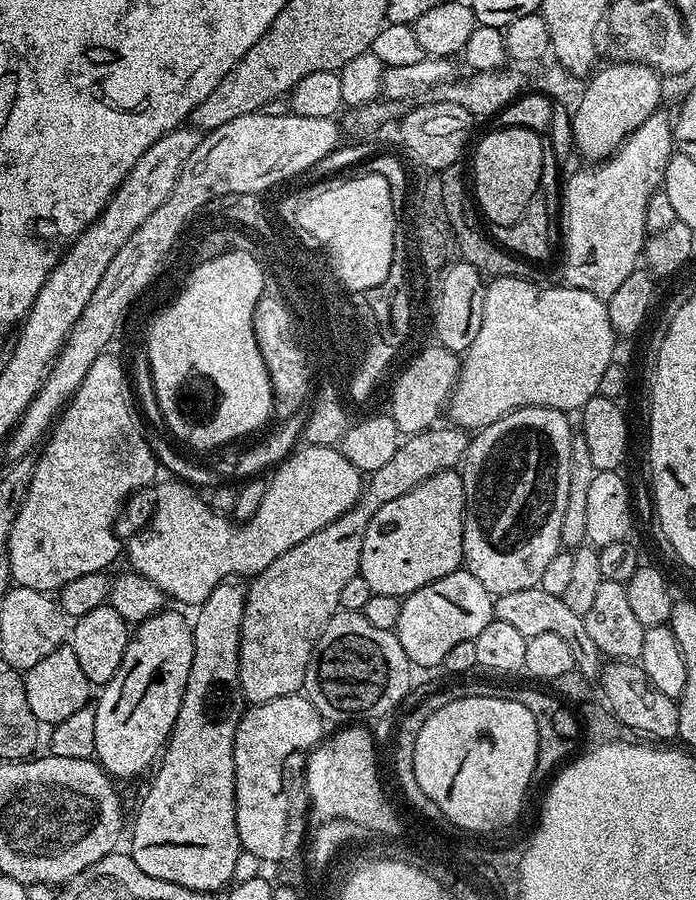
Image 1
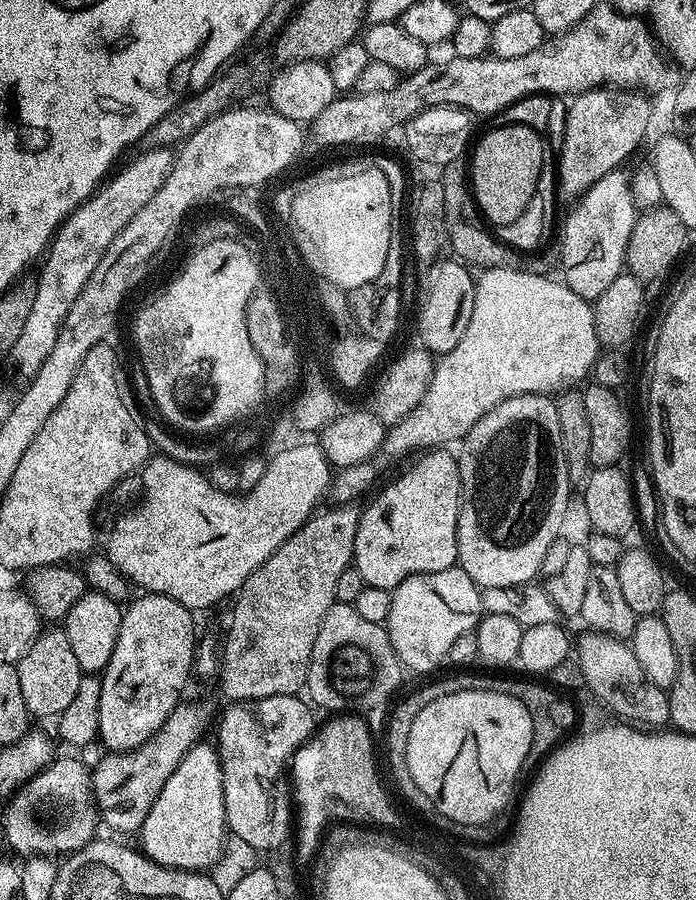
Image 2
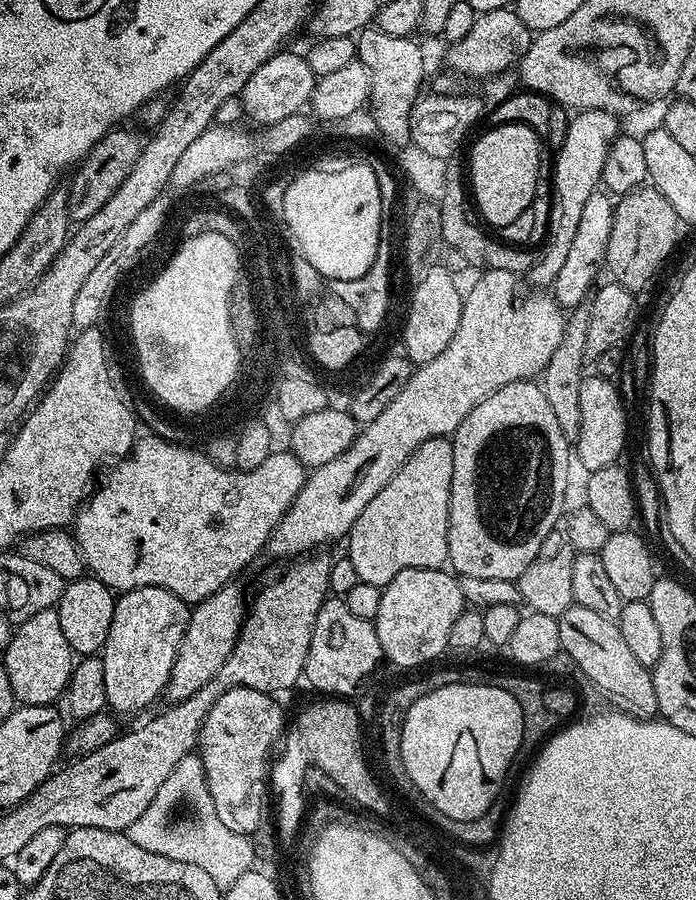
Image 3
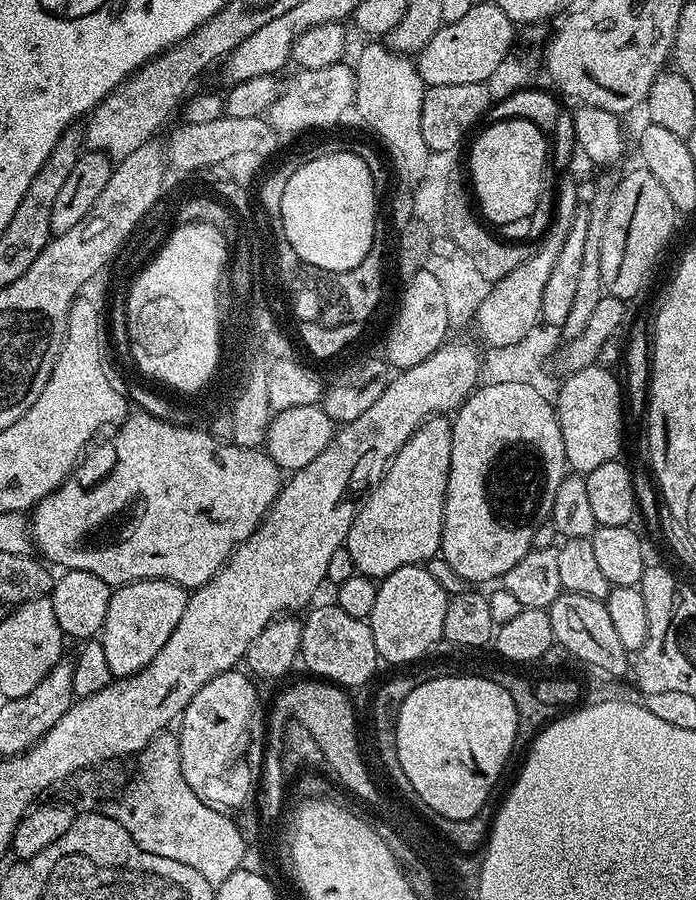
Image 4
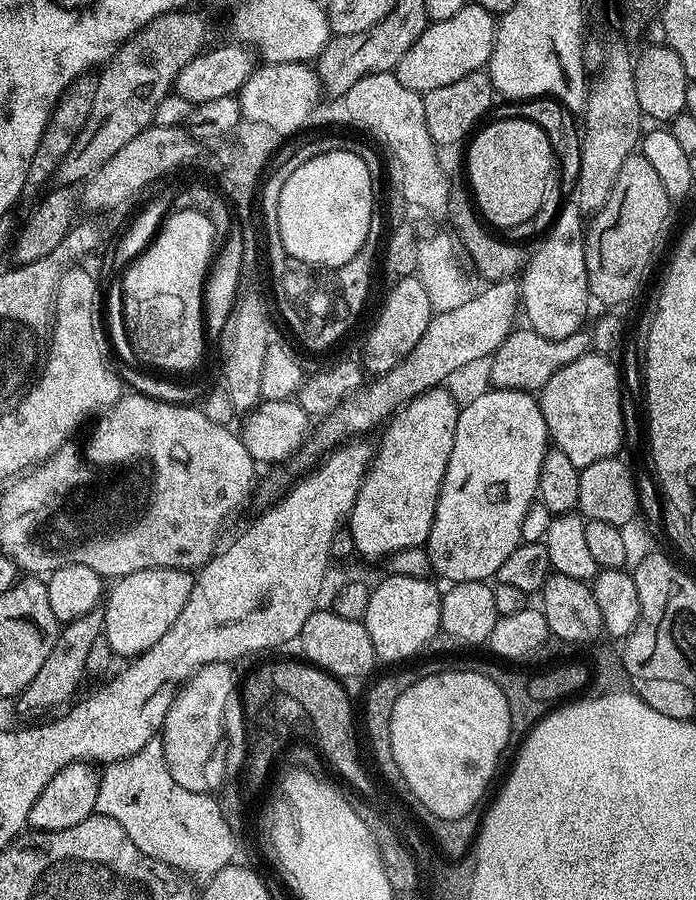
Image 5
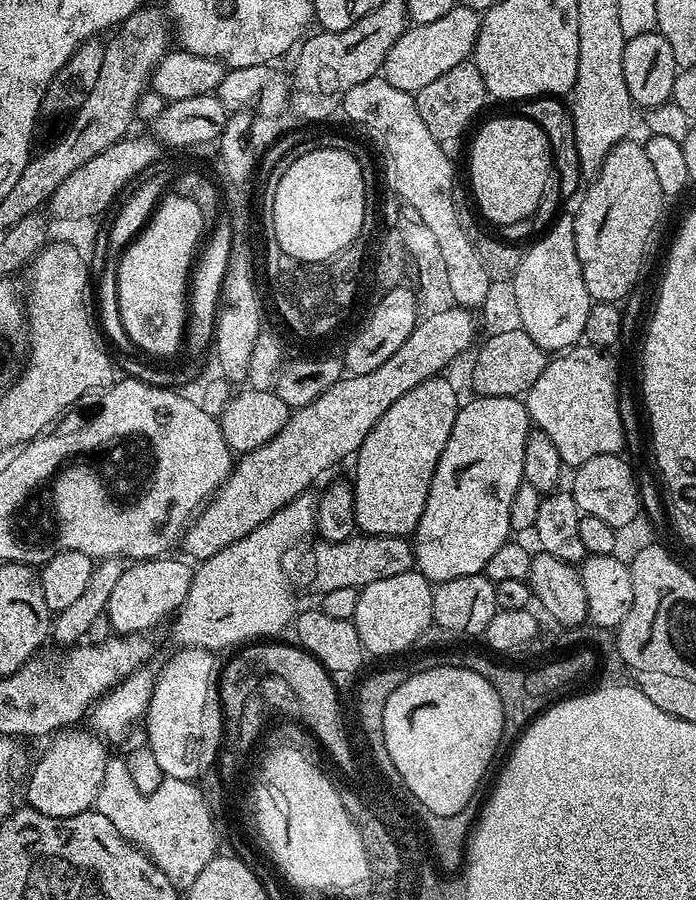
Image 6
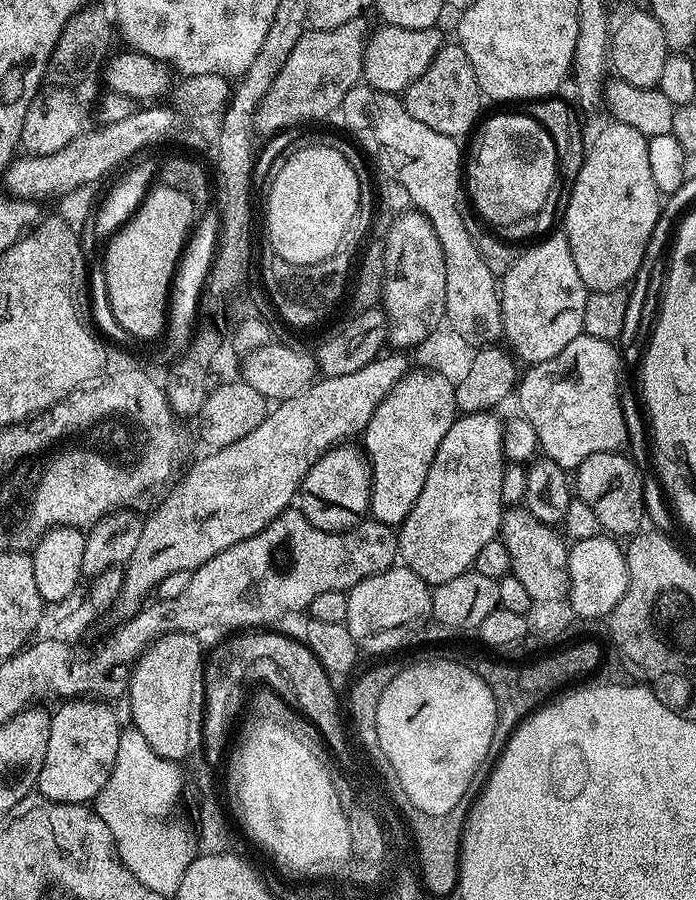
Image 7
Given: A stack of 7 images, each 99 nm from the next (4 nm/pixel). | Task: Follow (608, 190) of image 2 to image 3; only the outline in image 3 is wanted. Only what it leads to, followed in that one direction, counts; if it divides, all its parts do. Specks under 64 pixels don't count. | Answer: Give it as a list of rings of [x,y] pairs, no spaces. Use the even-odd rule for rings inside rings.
[[[597,190],[594,194],[590,194],[574,242],[566,257],[566,263],[562,265],[562,271],[558,273],[558,278],[550,289],[552,299],[561,308],[571,310],[589,299],[590,293],[597,283],[596,275],[605,267],[606,246],[610,242],[610,230],[614,226],[615,213],[613,197],[607,191]]]

